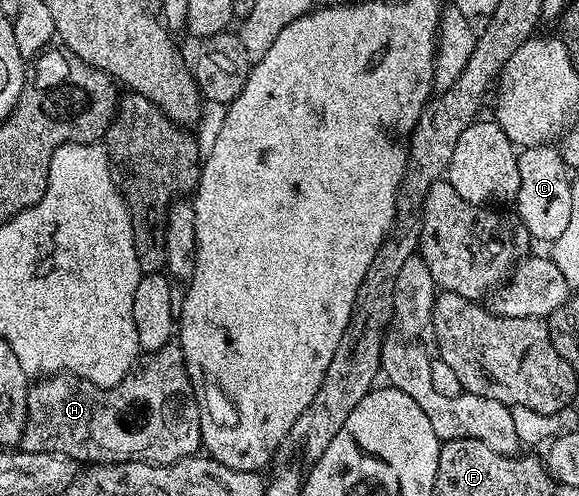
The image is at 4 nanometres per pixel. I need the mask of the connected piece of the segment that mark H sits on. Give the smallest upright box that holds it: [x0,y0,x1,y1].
[21,342,203,464]

